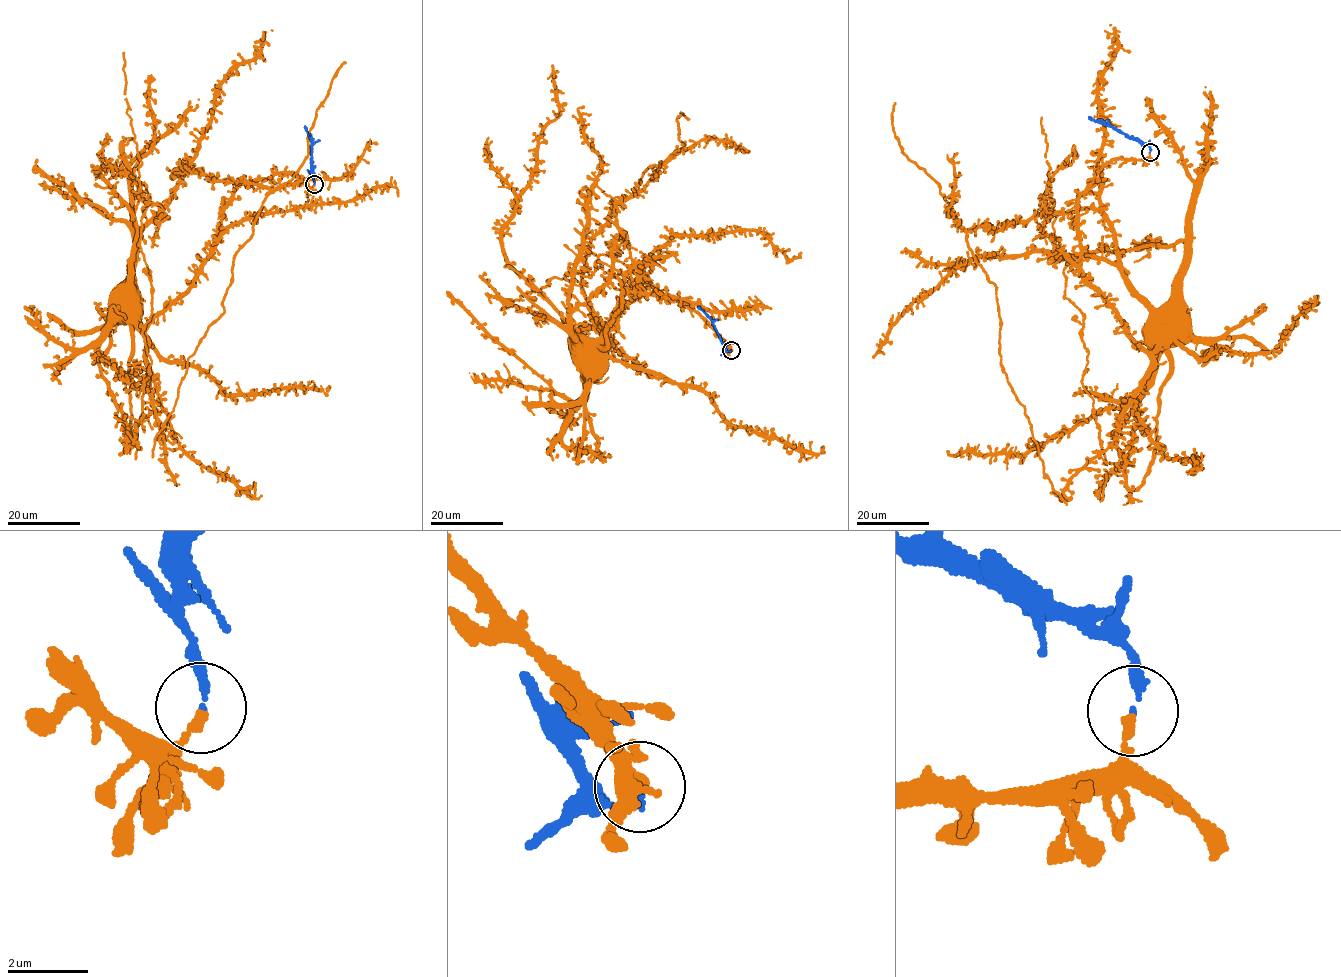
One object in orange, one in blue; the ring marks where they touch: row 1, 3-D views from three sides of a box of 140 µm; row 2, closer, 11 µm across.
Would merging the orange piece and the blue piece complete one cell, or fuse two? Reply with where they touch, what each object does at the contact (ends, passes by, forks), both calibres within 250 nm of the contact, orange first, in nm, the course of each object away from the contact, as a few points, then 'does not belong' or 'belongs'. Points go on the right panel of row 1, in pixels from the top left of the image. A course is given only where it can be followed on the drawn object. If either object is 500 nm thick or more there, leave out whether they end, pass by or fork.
(1150, 152) | orange ends | blue ends | 220/160 nm | orange via (1149, 152), (1147, 157), (1106, 164), (1079, 197), (1081, 270), (1147, 351), (1158, 348), (1178, 313) | blue via (1149, 152), (1147, 145), (1088, 116) | does not belong

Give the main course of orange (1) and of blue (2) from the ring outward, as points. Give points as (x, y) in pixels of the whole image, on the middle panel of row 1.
1: (730, 349), (695, 312), (642, 281), (644, 272), (637, 296), (582, 350), (579, 365), (587, 372)
2: (730, 349), (726, 350), (712, 319), (698, 306)

